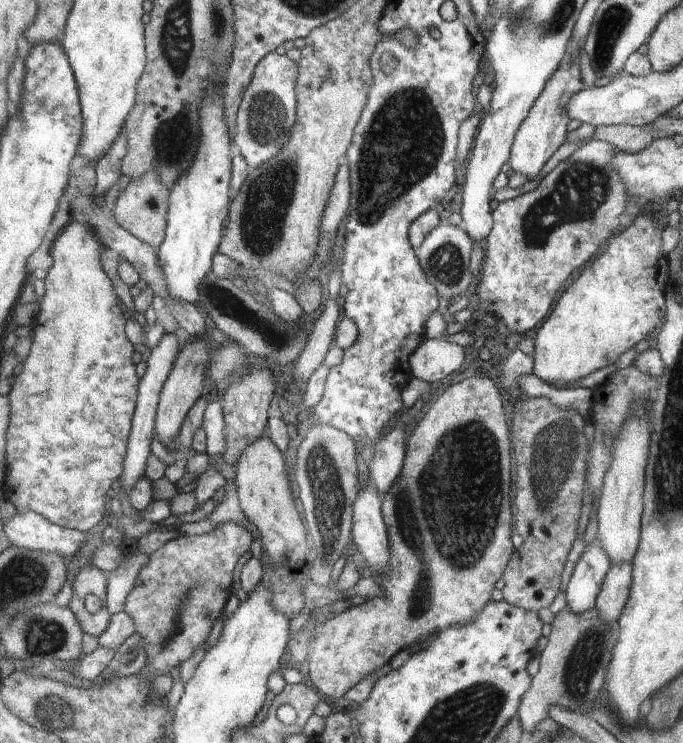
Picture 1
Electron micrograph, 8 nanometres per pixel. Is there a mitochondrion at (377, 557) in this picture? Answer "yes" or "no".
no

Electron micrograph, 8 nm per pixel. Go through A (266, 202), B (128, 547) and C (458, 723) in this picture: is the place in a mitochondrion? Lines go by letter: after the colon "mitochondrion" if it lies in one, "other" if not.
A: mitochondrion
B: other
C: mitochondrion

